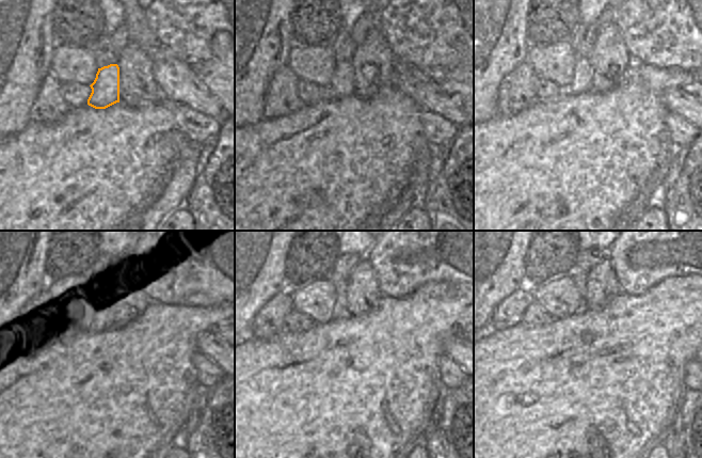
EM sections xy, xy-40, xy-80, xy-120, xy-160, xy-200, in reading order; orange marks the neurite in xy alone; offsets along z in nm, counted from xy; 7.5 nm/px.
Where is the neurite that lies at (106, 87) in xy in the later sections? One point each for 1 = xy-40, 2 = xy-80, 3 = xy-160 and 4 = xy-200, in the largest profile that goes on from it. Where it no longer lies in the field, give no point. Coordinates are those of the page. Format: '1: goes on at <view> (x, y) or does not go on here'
1: goes on at xy-40 (342, 84)
2: goes on at xy-80 (580, 83)
3: goes on at xy-160 (340, 311)
4: goes on at xy-200 (583, 308)

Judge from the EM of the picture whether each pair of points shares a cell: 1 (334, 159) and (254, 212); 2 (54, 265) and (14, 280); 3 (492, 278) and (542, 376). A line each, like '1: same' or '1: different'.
1: same
2: different
3: different

